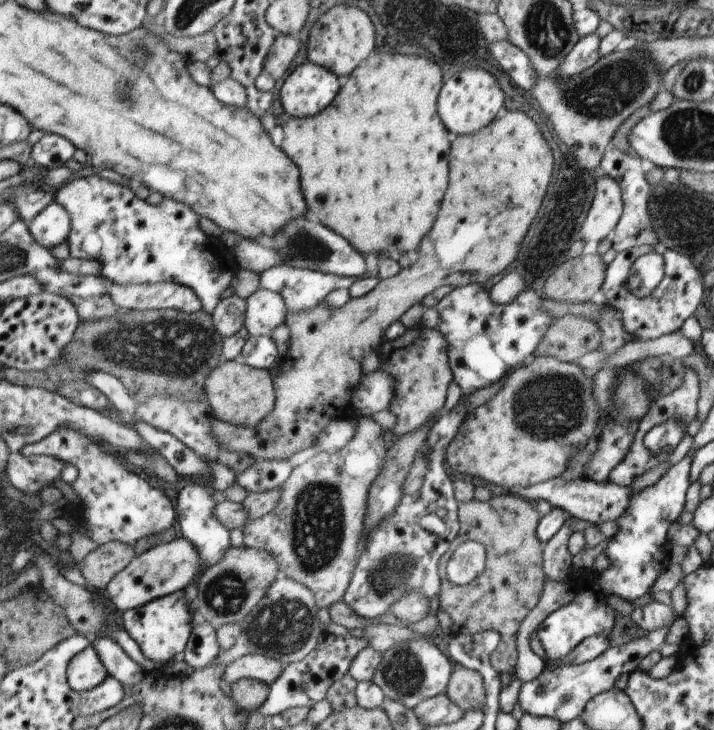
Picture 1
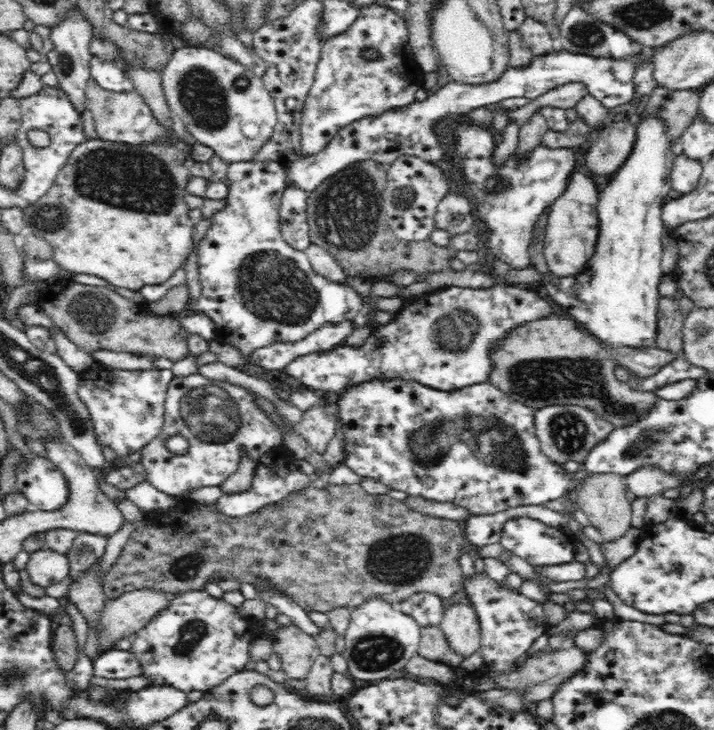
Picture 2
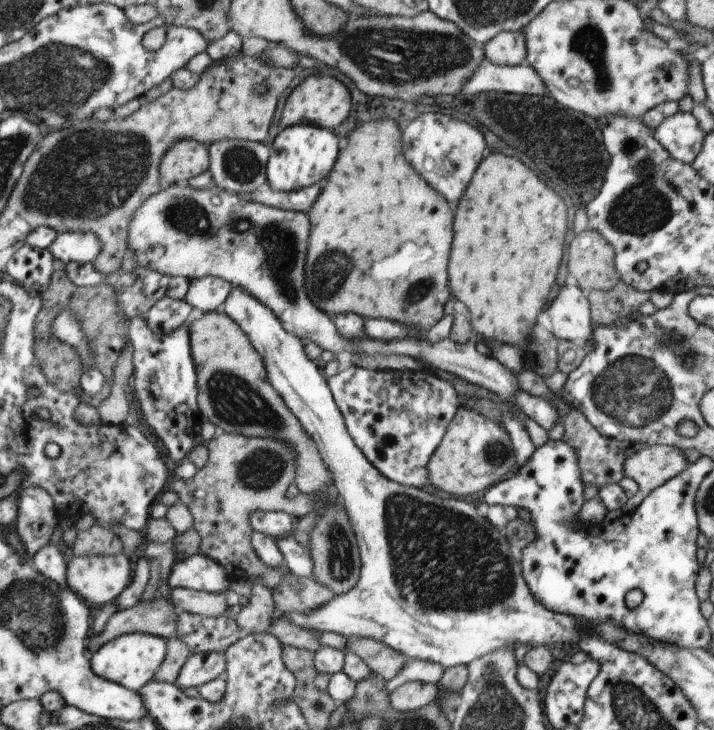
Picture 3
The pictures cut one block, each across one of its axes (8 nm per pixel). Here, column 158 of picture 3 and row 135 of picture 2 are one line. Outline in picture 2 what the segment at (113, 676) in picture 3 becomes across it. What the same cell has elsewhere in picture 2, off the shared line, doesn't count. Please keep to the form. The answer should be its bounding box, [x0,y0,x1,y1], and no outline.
[544,116,675,351]

